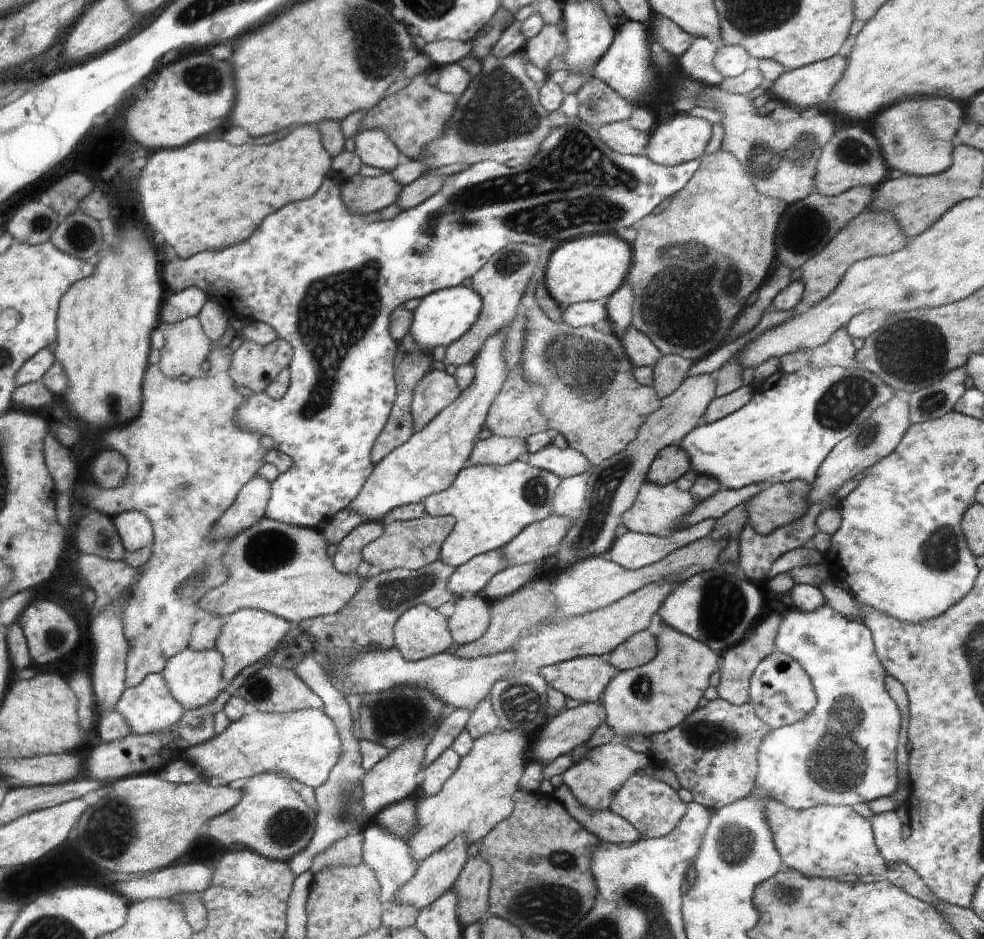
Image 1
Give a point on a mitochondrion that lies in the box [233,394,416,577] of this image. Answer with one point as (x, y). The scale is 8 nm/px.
(267, 550)

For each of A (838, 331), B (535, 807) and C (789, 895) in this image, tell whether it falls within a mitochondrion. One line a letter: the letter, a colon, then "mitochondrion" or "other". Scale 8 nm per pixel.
A: other
B: other
C: mitochondrion

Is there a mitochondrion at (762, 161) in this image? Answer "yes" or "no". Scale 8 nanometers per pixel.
yes

